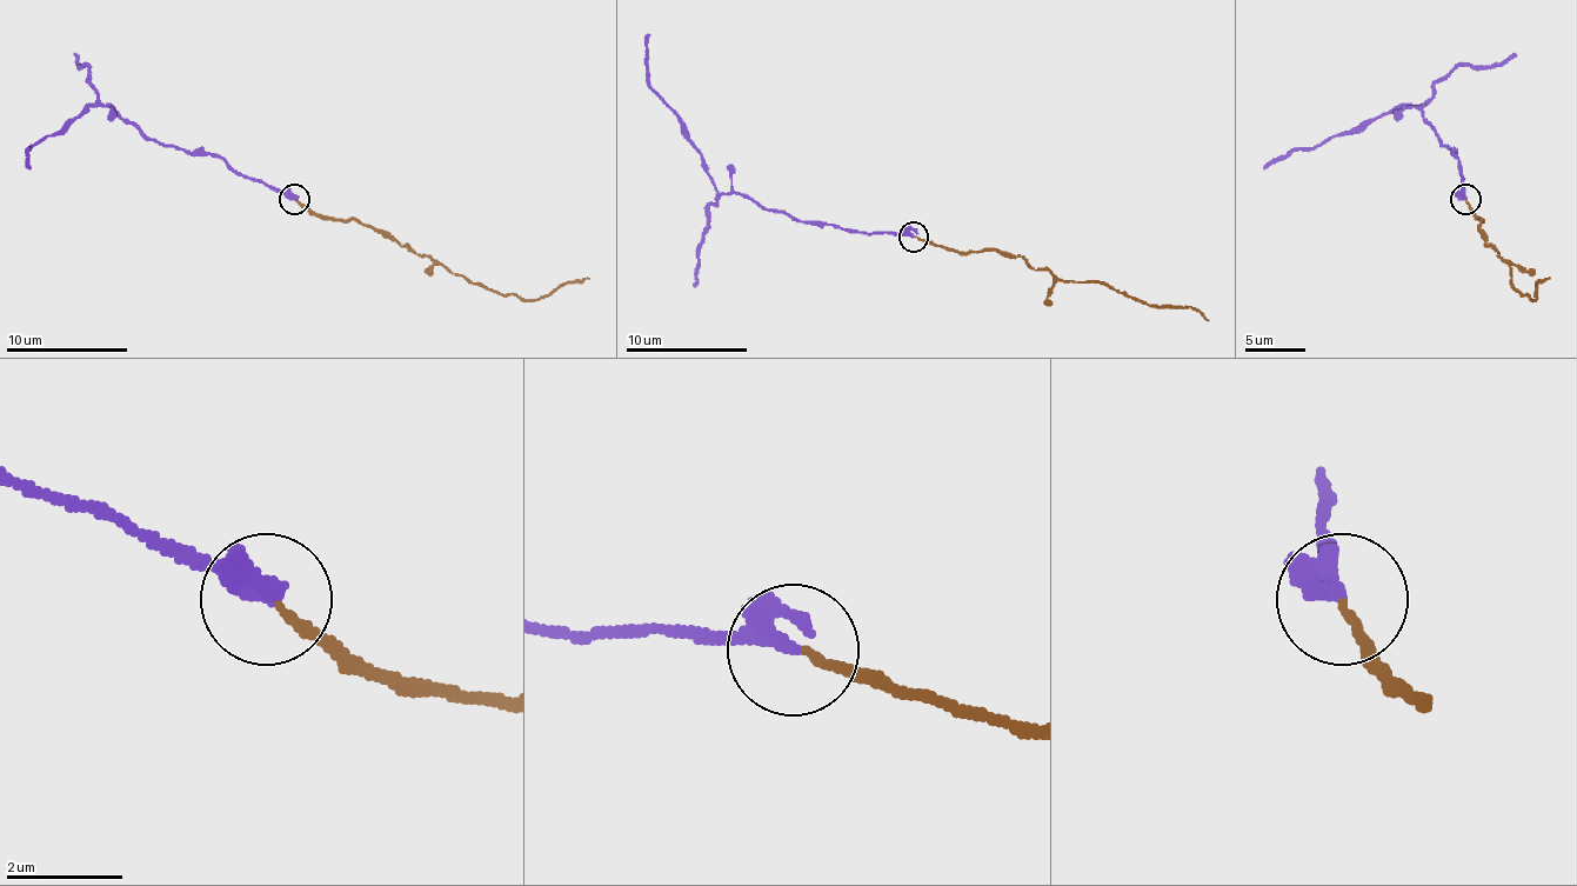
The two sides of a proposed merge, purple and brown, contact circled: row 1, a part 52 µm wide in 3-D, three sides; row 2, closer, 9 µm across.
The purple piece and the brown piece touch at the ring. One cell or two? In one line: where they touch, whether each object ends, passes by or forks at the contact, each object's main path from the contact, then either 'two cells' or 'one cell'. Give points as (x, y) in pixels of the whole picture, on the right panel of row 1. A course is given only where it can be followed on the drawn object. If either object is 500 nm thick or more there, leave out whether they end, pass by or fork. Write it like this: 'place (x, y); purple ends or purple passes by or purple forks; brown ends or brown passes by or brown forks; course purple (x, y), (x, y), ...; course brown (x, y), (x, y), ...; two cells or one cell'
place (1465, 199); purple passes by; brown ends; course purple (1467, 199), (1457, 159), (1427, 126), (1421, 105), (1394, 107), (1315, 150), (1290, 150), (1263, 168); course brown (1467, 199), (1478, 217), (1484, 244), (1499, 253), (1512, 284), (1524, 295), (1534, 299), (1536, 284), (1549, 278); two cells

